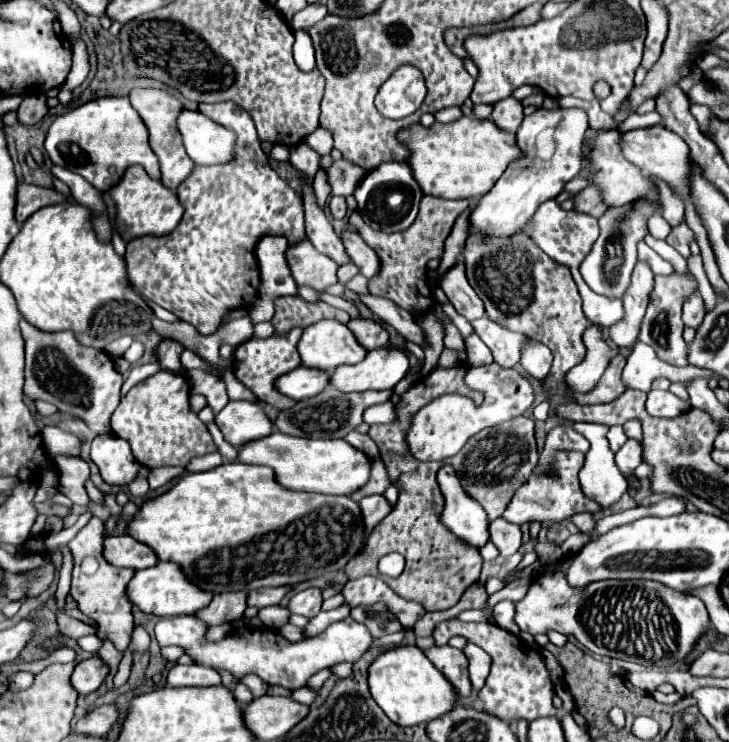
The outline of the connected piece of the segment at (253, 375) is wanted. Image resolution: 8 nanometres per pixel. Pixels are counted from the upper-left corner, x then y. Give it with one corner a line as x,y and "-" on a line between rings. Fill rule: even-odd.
293,329
293,331
289,331
287,335
281,335
281,337
279,335
271,335
269,339
255,339
255,337
251,337
249,341
241,343
235,349
235,353
233,353
233,373
235,373
235,377
247,389
251,389
257,399
267,401
269,405
273,405
279,411
295,405
295,401
289,401
287,397
283,397
283,395
279,395
275,391
273,381
279,375
283,375
283,373
299,367
299,353
297,353
297,341
299,341
299,337
301,337
301,329

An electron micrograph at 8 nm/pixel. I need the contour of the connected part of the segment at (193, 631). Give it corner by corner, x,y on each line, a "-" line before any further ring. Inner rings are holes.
195,615
167,617
155,625
155,637
159,641
159,647
167,647
167,645
181,647
189,657
193,657
197,665
217,671
229,671
235,679
243,679
245,675
255,673
267,685
281,685
285,689
303,687
311,675
335,663
343,663
343,661
355,663
373,643
373,637
367,631
367,627
363,623
361,625
355,623
353,617
337,621
329,625
321,635
297,643
287,641
279,631
253,629
253,627
235,629
221,641
209,641
207,629
209,629
207,623

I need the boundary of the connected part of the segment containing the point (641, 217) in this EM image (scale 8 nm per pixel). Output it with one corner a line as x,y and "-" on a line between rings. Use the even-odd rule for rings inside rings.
639,199
623,207
609,207
599,217
599,229
601,229
599,239
595,241
591,253
581,263
581,275
595,293
607,297
623,297
623,291
629,287
631,271
637,263
637,243
643,241
647,235
649,217
659,211
661,211
659,201

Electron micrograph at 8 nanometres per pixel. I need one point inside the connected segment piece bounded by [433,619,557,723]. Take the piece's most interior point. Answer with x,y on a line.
518,687

